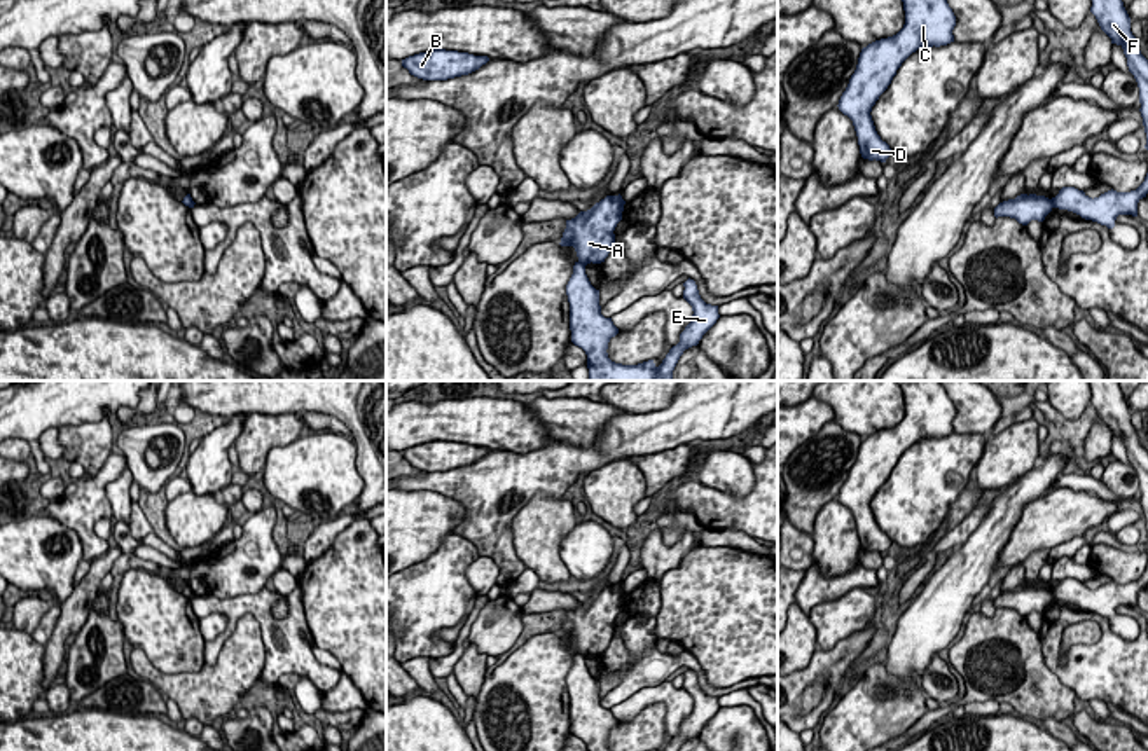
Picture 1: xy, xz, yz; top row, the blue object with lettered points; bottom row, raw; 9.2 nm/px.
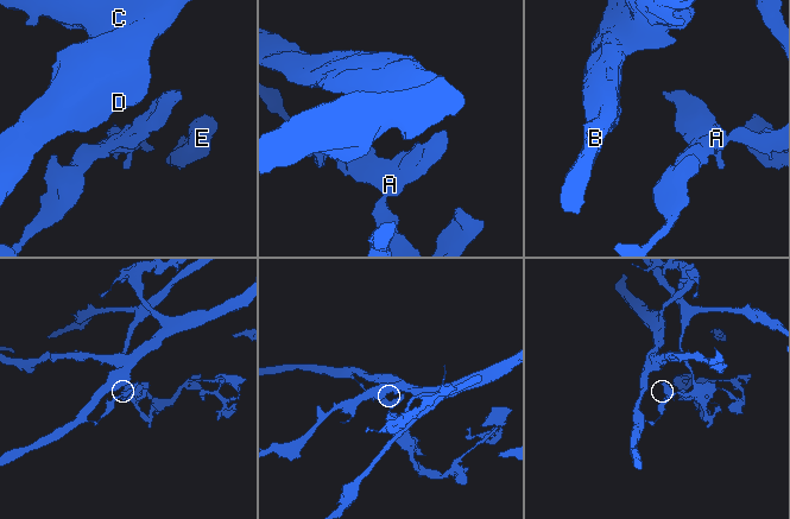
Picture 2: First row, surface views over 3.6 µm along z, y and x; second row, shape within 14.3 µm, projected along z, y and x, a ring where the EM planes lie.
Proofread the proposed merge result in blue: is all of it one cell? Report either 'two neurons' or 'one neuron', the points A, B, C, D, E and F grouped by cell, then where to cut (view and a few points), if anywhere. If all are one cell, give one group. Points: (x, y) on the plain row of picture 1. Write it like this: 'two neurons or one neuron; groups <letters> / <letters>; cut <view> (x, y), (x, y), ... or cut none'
two neurons; groups A B C D / E F; cut yz (1049, 591), (1054, 598)

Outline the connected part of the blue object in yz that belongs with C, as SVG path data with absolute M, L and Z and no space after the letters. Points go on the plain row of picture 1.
M940 381L896 382L905 402L903 419L861 440L856 461L837 496L853 512L861 548L881 554L886 554L891 540L875 522L872 498L912 444L954 433L956 417L956 407Z

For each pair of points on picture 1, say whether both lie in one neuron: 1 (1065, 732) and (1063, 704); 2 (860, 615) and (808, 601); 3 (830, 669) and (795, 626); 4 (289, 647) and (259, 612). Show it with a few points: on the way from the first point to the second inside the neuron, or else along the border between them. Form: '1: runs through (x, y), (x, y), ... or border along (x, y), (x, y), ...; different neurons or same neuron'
1: border along (1040, 720), (1052, 718), (1061, 722); different neurons
2: border along (857, 589), (820, 601), (808, 615); different neurons
3: border along (816, 645), (811, 661), (795, 671); different neurons
4: runs through (282, 636), (280, 627), (269, 622); same neuron

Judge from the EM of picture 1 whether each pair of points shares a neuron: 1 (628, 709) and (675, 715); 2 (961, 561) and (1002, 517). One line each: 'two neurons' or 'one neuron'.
1: one neuron
2: one neuron

